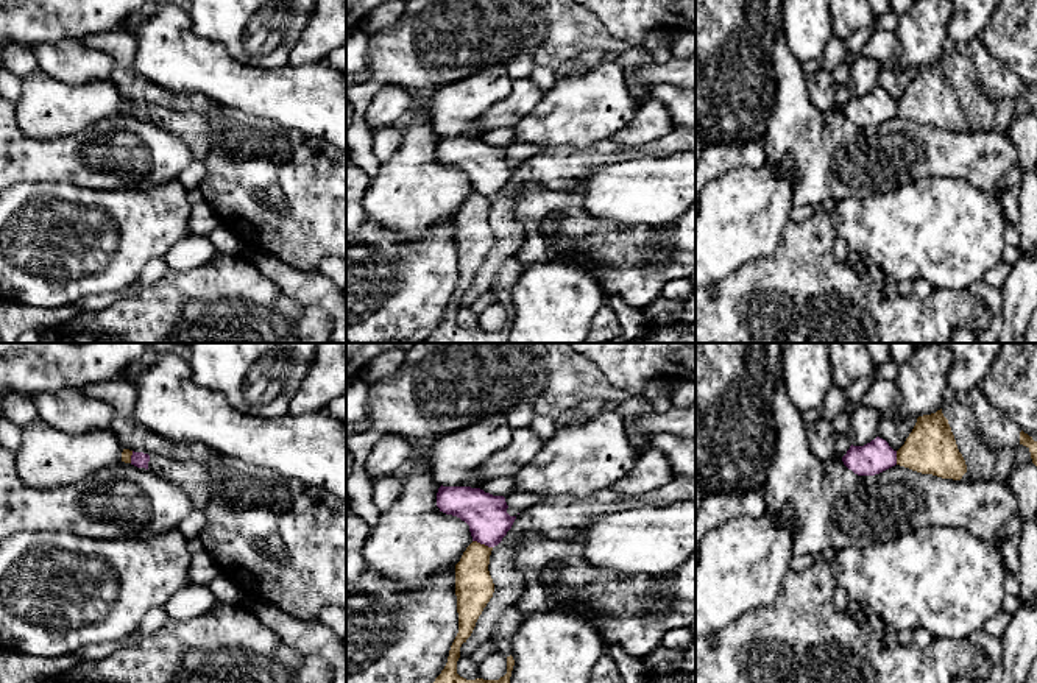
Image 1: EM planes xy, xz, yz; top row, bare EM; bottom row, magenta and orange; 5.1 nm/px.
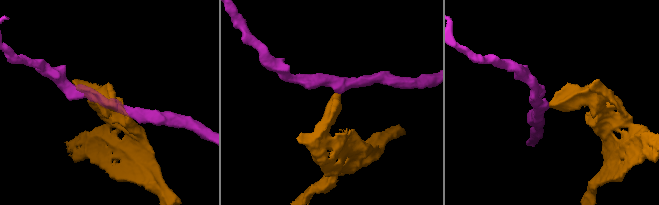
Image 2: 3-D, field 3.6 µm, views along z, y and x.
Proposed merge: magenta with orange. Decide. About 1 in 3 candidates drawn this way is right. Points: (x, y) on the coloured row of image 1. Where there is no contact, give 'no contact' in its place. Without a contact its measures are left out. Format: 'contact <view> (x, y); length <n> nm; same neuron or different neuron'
contact xz (482, 543); length 110 nm; different neuron

